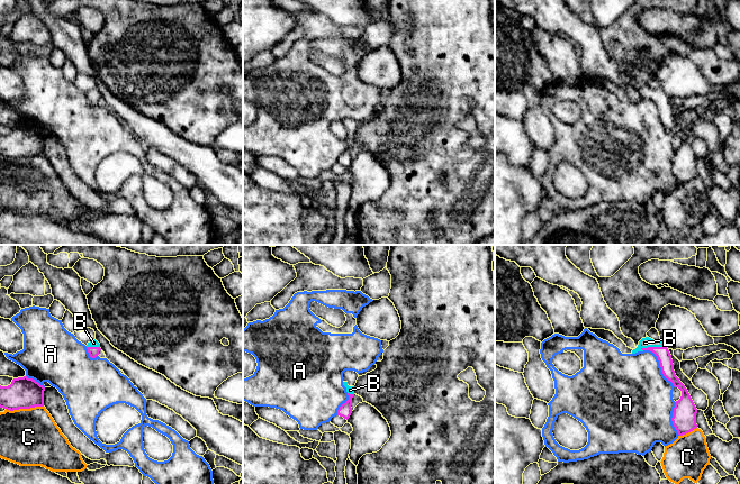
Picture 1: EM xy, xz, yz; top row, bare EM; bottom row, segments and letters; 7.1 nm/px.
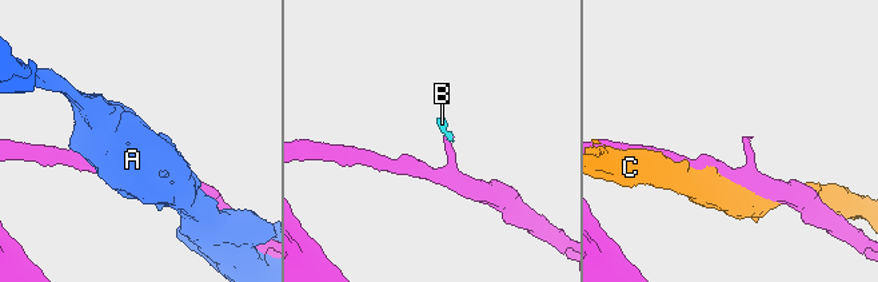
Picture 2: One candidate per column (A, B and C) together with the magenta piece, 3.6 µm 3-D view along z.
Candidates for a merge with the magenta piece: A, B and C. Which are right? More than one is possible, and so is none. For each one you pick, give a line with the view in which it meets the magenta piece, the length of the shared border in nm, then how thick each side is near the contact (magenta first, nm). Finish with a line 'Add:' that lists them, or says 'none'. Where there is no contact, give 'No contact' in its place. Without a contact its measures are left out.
B: Touches magenta in yz. Shared border 180 nm. Thickness 100 nm (magenta) against 80 nm
Add: B

